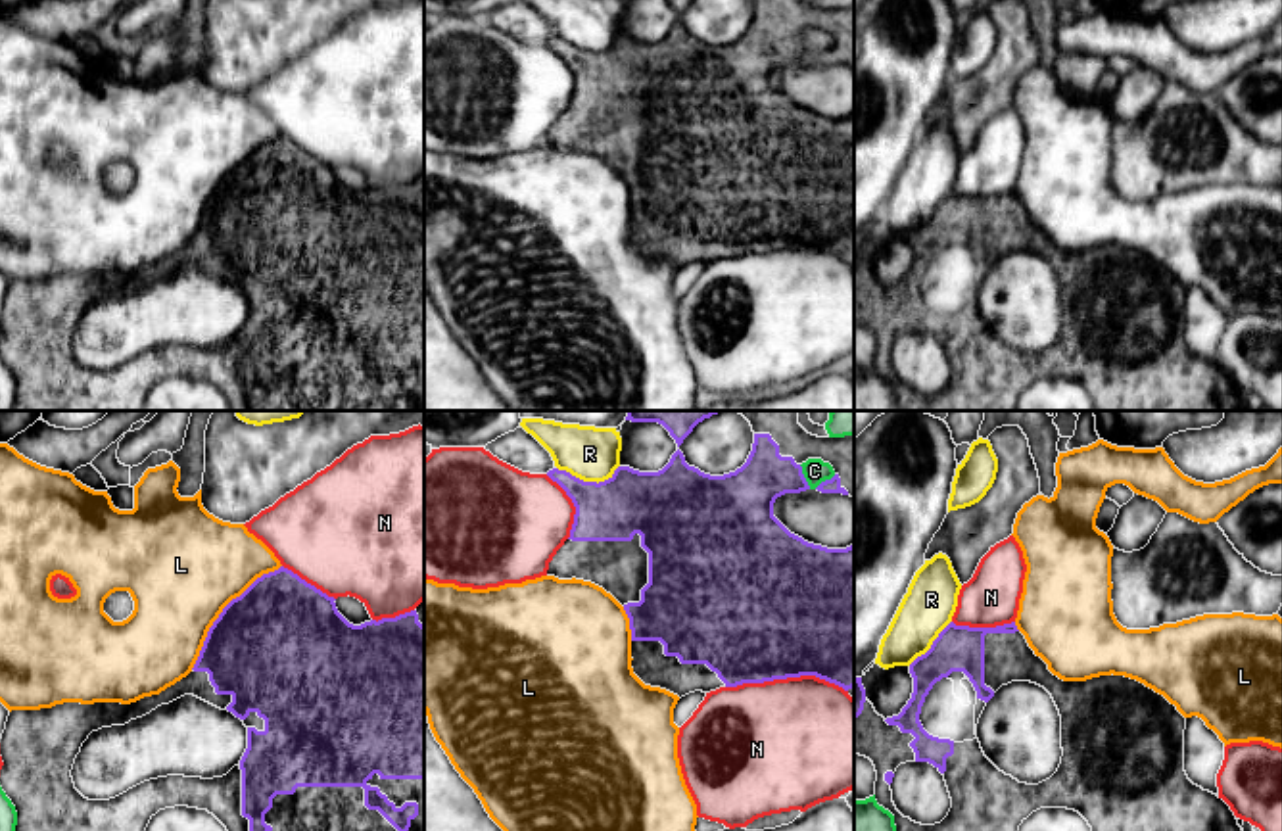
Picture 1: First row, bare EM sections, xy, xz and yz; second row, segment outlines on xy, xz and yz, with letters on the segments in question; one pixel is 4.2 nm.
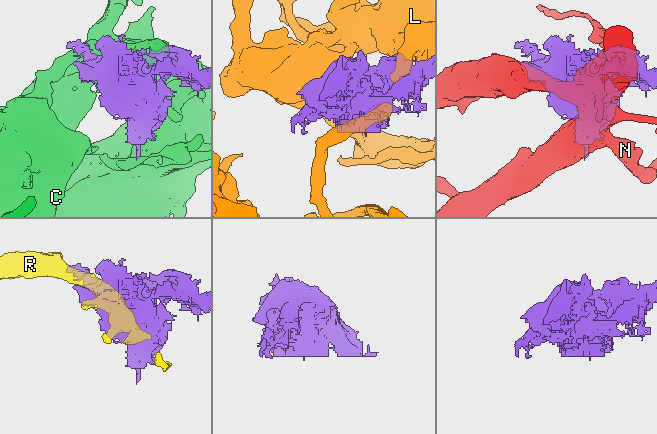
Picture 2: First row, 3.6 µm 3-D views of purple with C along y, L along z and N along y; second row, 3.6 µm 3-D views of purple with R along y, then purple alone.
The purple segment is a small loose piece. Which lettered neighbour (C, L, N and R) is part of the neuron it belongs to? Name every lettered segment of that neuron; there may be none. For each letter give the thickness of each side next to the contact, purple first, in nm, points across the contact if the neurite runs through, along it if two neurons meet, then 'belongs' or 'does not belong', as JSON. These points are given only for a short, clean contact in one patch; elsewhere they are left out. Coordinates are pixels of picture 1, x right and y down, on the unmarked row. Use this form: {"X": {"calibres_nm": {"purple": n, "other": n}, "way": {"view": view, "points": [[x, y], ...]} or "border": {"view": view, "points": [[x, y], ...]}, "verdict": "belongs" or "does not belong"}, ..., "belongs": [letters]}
{"C": {"calibres_nm": {"purple": 240, "other": 100}, "verdict": "does not belong"}, "L": {"calibres_nm": {"purple": 500, "other": 480}, "verdict": "does not belong"}, "N": {"calibres_nm": {"purple": 500, "other": 480}, "verdict": "does not belong"}, "R": {"calibres_nm": {"purple": 260, "other": 220}, "verdict": "does not belong"}, "belongs": []}

